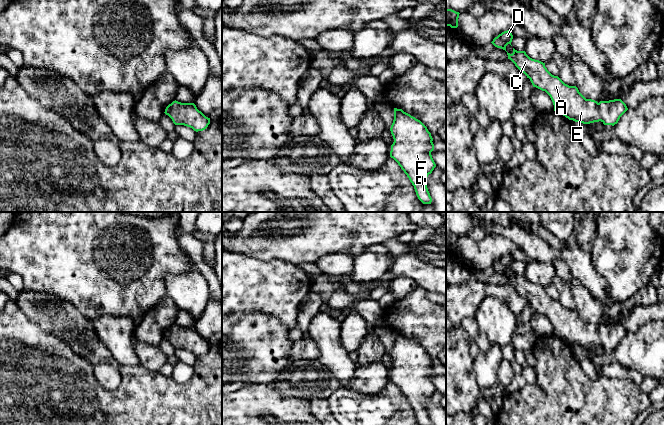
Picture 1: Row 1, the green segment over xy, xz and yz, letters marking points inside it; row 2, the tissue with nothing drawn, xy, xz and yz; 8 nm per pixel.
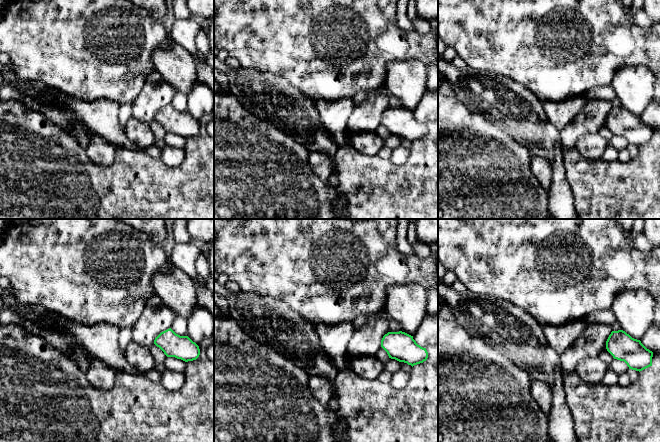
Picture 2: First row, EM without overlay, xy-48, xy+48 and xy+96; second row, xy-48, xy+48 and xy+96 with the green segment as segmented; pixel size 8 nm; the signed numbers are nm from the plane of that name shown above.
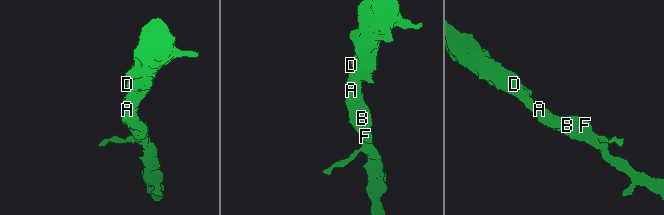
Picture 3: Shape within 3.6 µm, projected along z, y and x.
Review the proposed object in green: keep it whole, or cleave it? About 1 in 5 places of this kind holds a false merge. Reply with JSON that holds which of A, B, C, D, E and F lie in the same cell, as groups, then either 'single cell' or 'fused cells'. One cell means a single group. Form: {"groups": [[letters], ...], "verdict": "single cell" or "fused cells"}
{"groups": [["A", "B", "C", "D", "E", "F"]], "verdict": "single cell"}

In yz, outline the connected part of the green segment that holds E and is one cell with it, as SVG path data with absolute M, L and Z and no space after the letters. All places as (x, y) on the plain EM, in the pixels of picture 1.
M525 275L507 276L515 290L530 303L533 311L545 315L551 322L554 335L569 344L590 348L601 345L604 349L618 347L628 334L621 323L600 325L586 323L576 310L565 308L558 300L552 299L545 287L530 282Z

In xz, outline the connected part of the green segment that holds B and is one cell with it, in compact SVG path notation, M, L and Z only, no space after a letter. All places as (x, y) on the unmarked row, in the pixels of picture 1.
M397 332L390 355L394 363L390 381L407 399L418 423L432 425L427 412L427 401L436 391L431 379L434 374L431 357L420 344Z

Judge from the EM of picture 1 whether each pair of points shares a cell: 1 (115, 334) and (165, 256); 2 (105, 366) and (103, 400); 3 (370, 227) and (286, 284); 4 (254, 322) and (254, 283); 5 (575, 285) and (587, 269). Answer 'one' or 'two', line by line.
1: two
2: two
3: two
4: two
5: two

